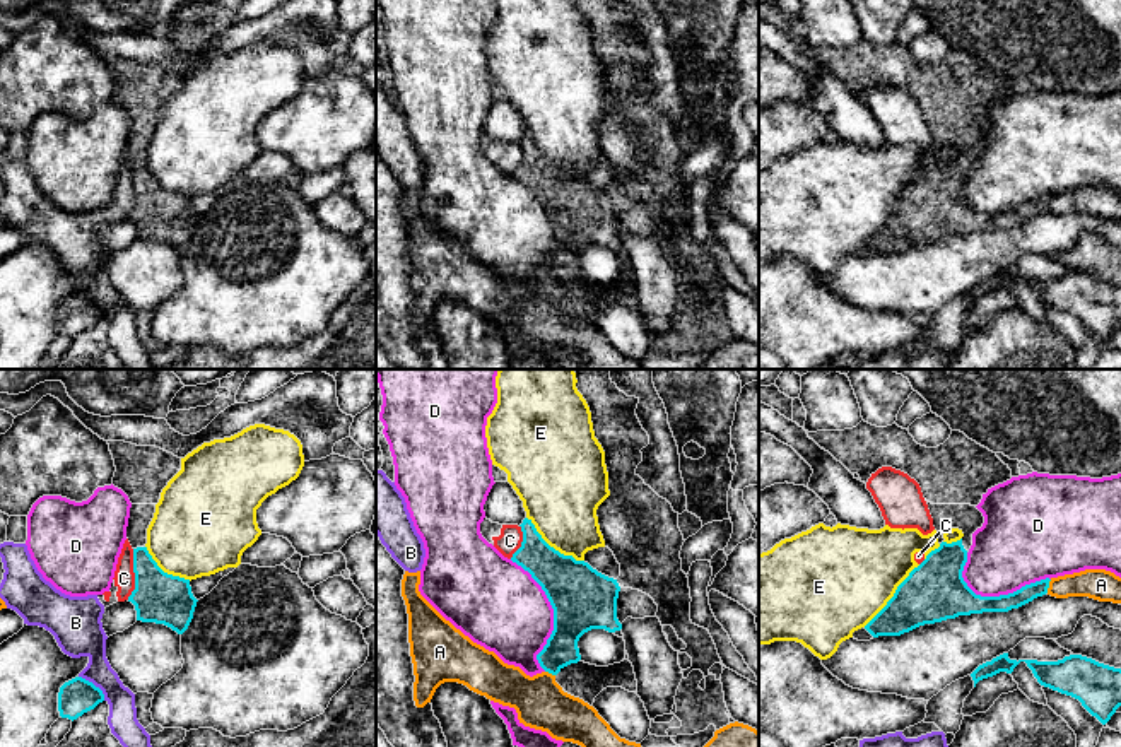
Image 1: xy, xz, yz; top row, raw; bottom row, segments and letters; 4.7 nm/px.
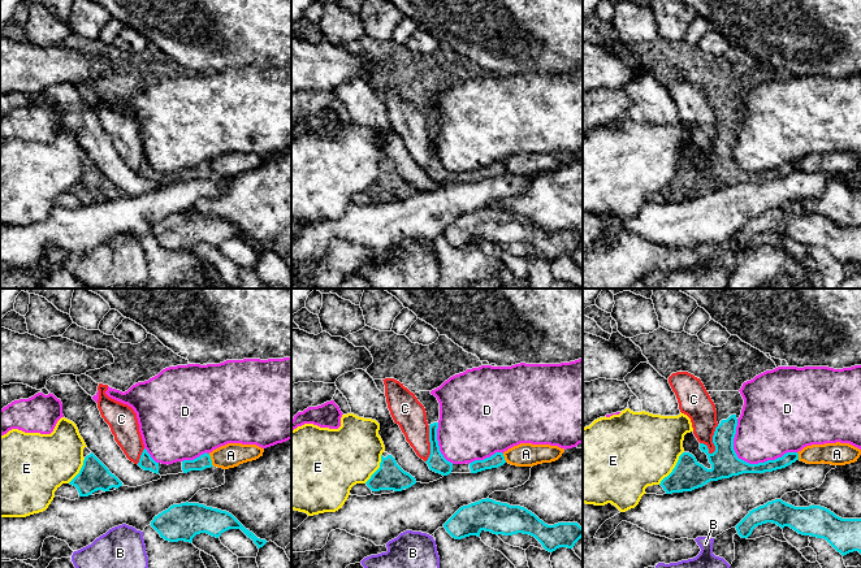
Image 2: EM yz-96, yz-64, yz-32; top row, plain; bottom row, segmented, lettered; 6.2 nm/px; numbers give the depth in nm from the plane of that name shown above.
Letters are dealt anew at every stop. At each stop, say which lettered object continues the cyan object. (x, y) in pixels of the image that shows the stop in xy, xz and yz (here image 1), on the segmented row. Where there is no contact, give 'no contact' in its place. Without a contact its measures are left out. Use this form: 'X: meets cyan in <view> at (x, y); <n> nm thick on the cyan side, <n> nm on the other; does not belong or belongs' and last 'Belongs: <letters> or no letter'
A: meets cyan in yz at (1048, 587); 80 nm thick on the cyan side, 150 nm on the other; does not belong
B: meets cyan in xy at (93, 684); 170 nm thick on the cyan side, 220 nm on the other; does not belong
C: meets cyan in xy at (135, 575); 240 nm thick on the cyan side, 100 nm on the other; does not belong
D: meets cyan in xz at (554, 612); 300 nm thick on the cyan side, 400 nm on the other; does not belong
E: meets cyan in xz at (552, 547); 280 nm thick on the cyan side, 360 nm on the other; does not belong
Belongs: no letter

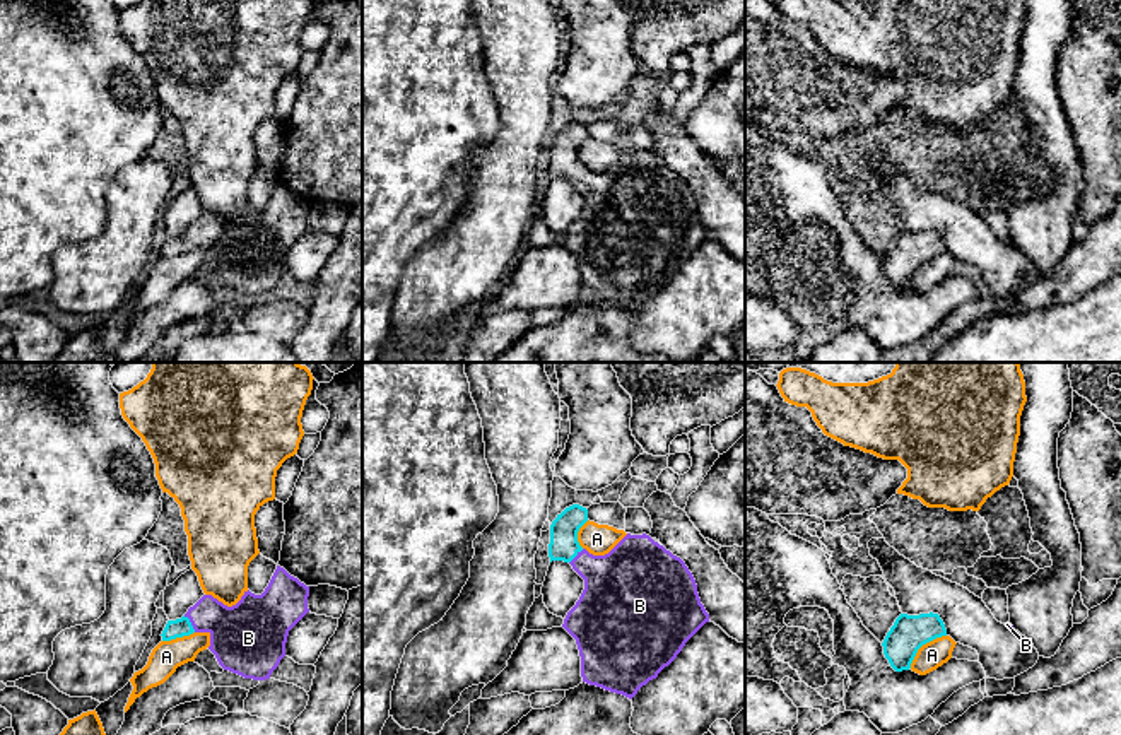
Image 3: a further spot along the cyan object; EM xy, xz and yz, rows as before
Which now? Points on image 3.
A: meets cyan in yz at (923, 643); 170 nm thick on the cyan side, 130 nm on the other; does not belong
B: meets cyan in xy at (190, 623); 90 nm thick on the cyan side, 300 nm on the other; belongs
Belongs: B

